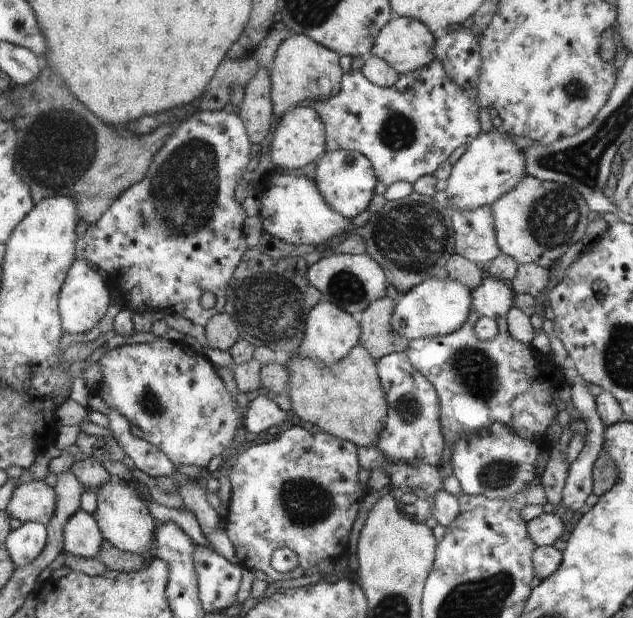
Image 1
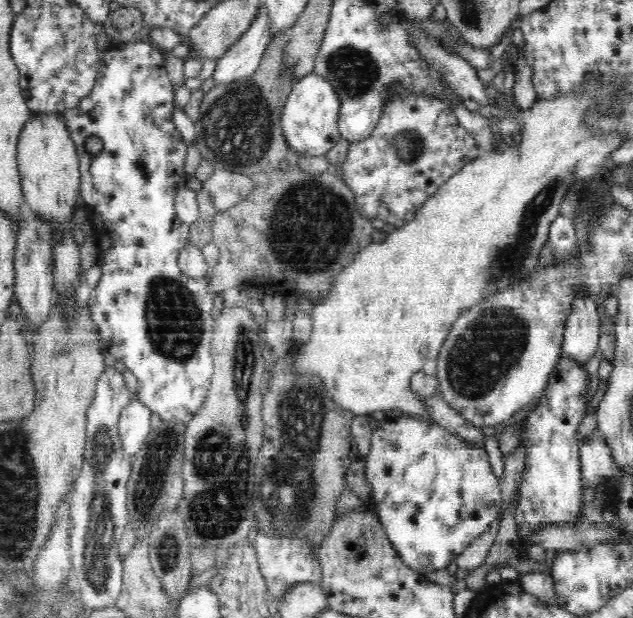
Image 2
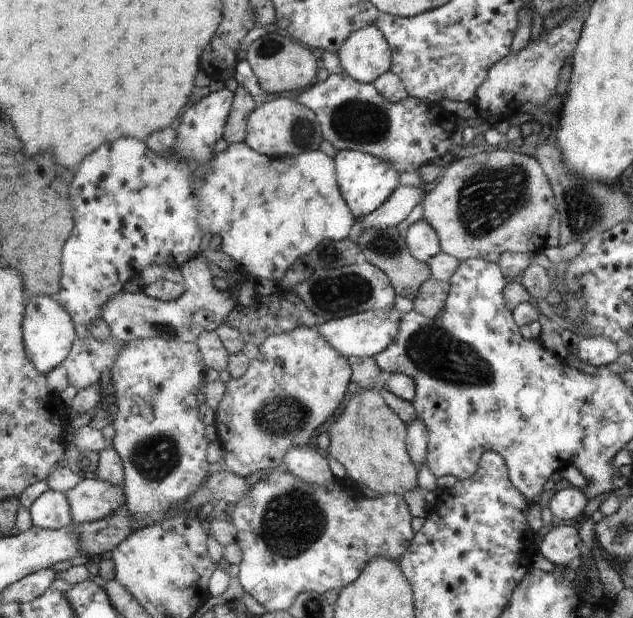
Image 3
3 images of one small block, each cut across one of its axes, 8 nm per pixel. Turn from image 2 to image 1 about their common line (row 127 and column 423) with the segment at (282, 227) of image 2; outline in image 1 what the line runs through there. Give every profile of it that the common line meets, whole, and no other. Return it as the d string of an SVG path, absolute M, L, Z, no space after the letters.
M412 191L412 194L406 198L386 201L381 210L376 214L372 213L368 222L362 227L356 227L354 232L366 240L366 253L381 265L389 283L398 292L410 292L425 280L449 278L446 263L456 252L456 233L453 230L451 209L436 201L434 196L421 195Z

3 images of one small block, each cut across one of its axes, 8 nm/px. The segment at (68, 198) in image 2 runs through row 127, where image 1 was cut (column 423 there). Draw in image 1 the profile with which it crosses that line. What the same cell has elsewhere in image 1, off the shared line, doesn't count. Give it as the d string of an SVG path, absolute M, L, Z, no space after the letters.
M394 15L377 36L370 54L385 60L401 75L433 62L434 40L435 35L422 21Z

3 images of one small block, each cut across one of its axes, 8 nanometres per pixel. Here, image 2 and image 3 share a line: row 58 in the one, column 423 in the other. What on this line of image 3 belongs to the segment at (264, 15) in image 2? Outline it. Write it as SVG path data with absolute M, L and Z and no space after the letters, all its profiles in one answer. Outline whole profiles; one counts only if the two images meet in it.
M424 219L410 225L405 238L414 258L427 263L441 253L441 241L436 229Z

